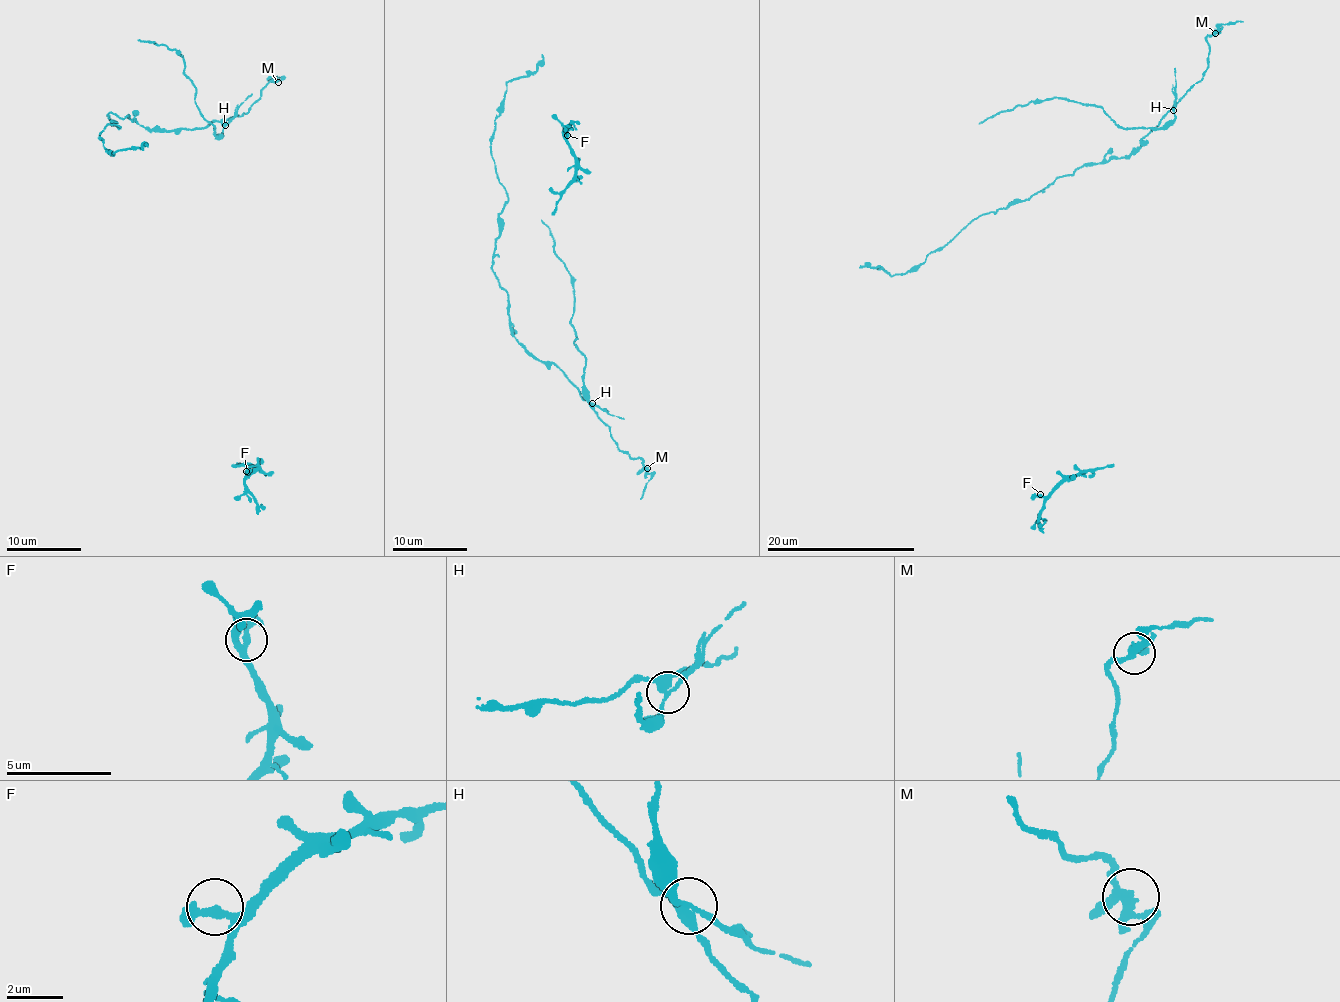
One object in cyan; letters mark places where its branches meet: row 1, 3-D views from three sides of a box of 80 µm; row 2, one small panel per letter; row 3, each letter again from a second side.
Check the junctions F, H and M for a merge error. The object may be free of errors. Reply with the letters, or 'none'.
H

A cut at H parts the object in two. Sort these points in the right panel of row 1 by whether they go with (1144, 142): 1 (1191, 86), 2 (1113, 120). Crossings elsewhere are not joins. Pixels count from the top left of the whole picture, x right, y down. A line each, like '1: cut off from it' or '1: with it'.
1: with it
2: cut off from it

